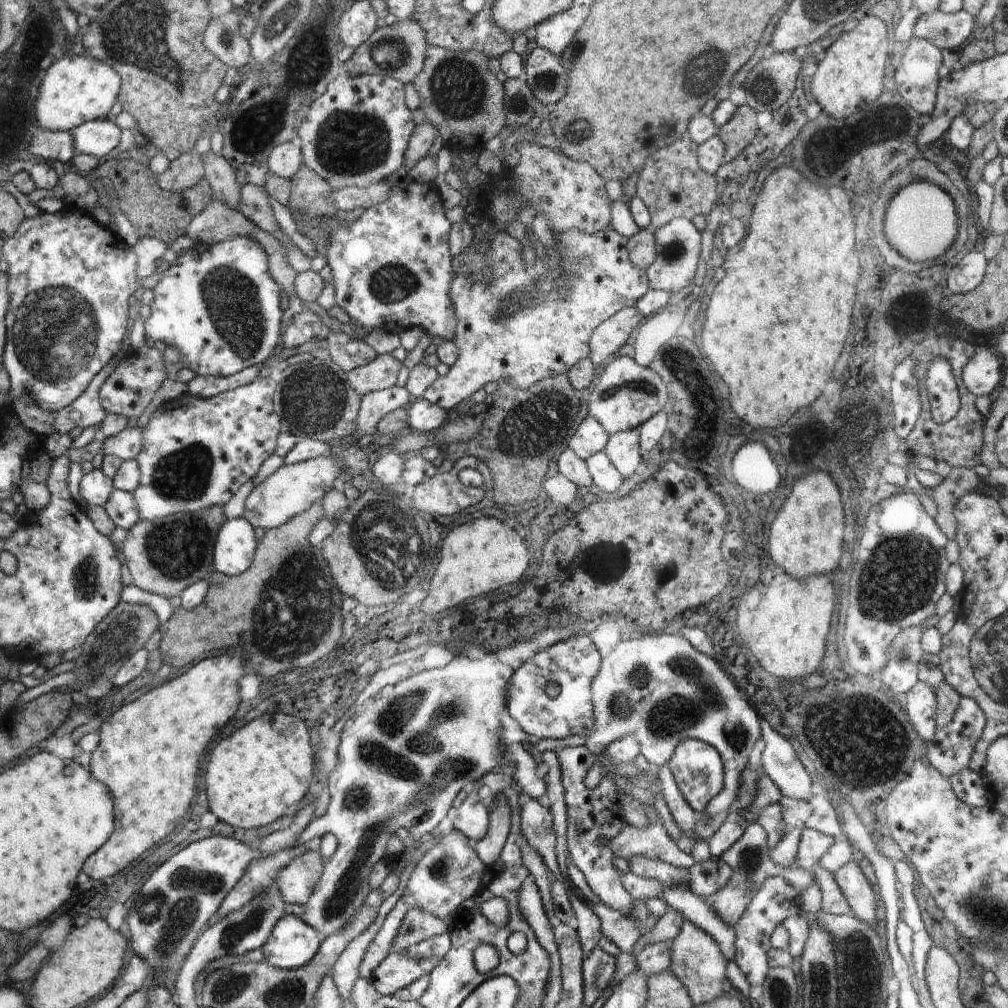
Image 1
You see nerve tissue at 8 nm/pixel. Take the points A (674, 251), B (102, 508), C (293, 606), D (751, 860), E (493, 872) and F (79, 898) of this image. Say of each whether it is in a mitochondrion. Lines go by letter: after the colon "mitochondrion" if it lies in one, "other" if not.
A: mitochondrion
B: other
C: mitochondrion
D: mitochondrion
E: other
F: other

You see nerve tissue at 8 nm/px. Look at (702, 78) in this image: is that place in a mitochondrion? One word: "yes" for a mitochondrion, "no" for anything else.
yes

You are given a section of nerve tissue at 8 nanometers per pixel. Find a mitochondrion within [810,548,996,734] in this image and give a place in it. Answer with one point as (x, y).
(905, 657)

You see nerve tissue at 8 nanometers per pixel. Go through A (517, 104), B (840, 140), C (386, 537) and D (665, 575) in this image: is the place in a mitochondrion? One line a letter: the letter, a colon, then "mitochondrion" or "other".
A: mitochondrion
B: other
C: mitochondrion
D: other

